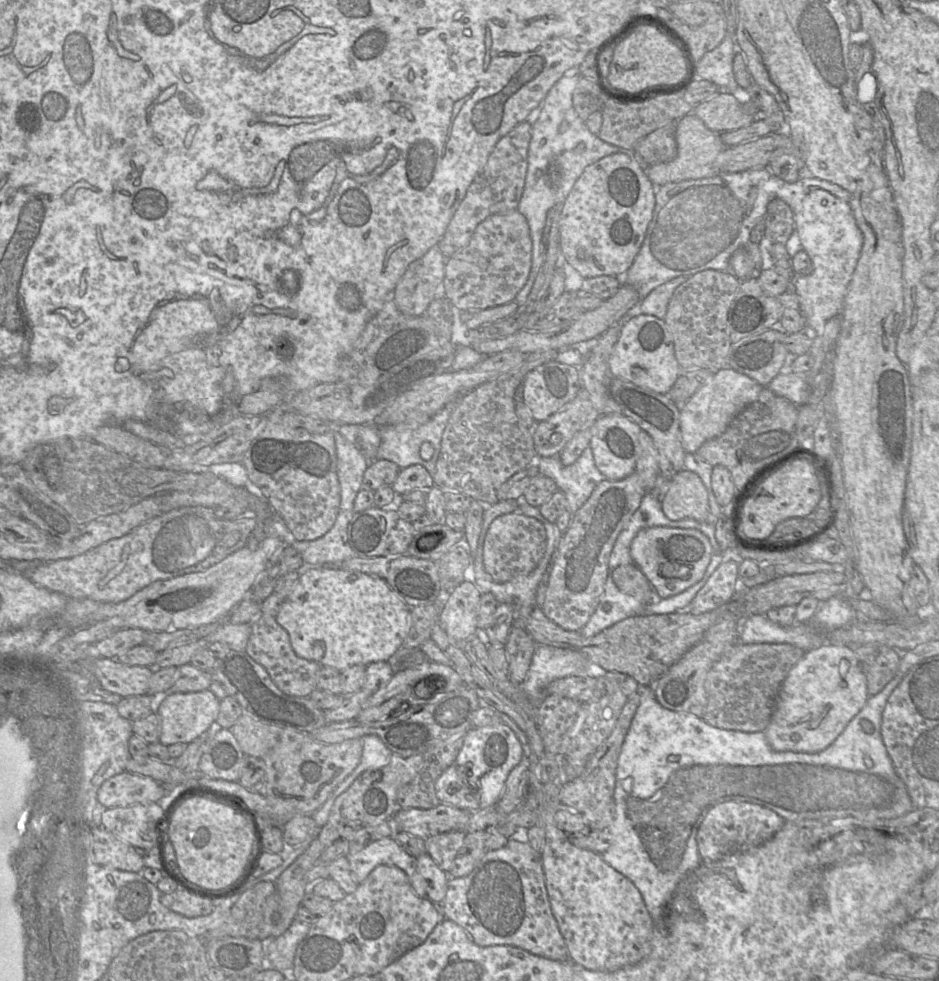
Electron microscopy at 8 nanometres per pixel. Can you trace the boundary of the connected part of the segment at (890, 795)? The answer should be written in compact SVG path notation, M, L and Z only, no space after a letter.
M896 675L878 694L869 697L862 710L848 723L837 739L826 749L817 753L775 751L768 744L763 731L750 733L711 726L692 713L676 712L664 708L655 698L654 685L639 687L640 703L631 721L618 757L614 789L615 817L612 824L608 827L608 831L612 835L612 843L611 846L600 855L607 864L627 877L639 890L646 908L652 917L654 927L663 917L666 906L670 902L678 884L703 862L698 852L696 841L697 831L708 810L719 803L742 801L758 804L773 810L785 821L837 818L843 820L855 819L860 821L874 821L879 819L897 818L914 809L906 786L897 775L881 736L882 714L886 702L904 676L905 675Z

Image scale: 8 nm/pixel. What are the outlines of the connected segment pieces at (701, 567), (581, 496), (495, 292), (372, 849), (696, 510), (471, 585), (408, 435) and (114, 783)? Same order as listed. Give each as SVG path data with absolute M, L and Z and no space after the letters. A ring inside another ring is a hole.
M650 527L640 530L630 546L630 555L658 598L677 595L699 582L712 557L709 539L696 529Z
M587 447L569 466L561 463L559 454L552 457L541 457L536 454L534 462L530 465L536 465L540 474L553 479L557 490L565 495L570 520L588 500L596 486L606 479L595 466L590 447Z
M518 210L489 216L476 227L467 245L446 259L443 279L446 297L460 310L484 310L514 301L529 276L531 256L529 226Z
M384 837L347 855L354 881L362 883L379 865L396 866L408 876L410 885L419 897L426 897L424 880L417 871L416 858L408 854L392 837Z
M683 469L670 481L662 499L662 511L672 521L710 519L708 492L702 480L692 471Z
M467 578L451 591L445 604L440 607L437 623L451 643L461 644L476 633L481 594L472 579Z
M458 402L448 403L429 421L419 426L408 426L408 425L379 426L381 444L376 453L376 459L377 460L385 459L392 461L400 469L418 464L423 466L432 477L435 473L435 465L438 459L444 429L448 423L451 414L455 410L457 404ZM424 442L428 442L433 446L433 455L427 461L423 460L419 455L420 447Z
M124 771L104 781L97 800L105 808L160 803L172 789L150 777Z

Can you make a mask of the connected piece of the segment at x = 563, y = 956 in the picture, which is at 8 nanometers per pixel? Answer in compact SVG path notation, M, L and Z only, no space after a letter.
M509 839L504 847L486 851L467 876L449 877L441 909L445 918L460 925L477 945L511 945L550 960L569 960L566 942L550 906L541 855L528 842Z

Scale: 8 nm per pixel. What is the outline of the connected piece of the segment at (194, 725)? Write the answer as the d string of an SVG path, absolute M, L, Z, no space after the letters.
M210 691L190 693L166 692L164 699L156 706L155 712L160 720L159 742L165 746L188 744L215 728L220 700Z

